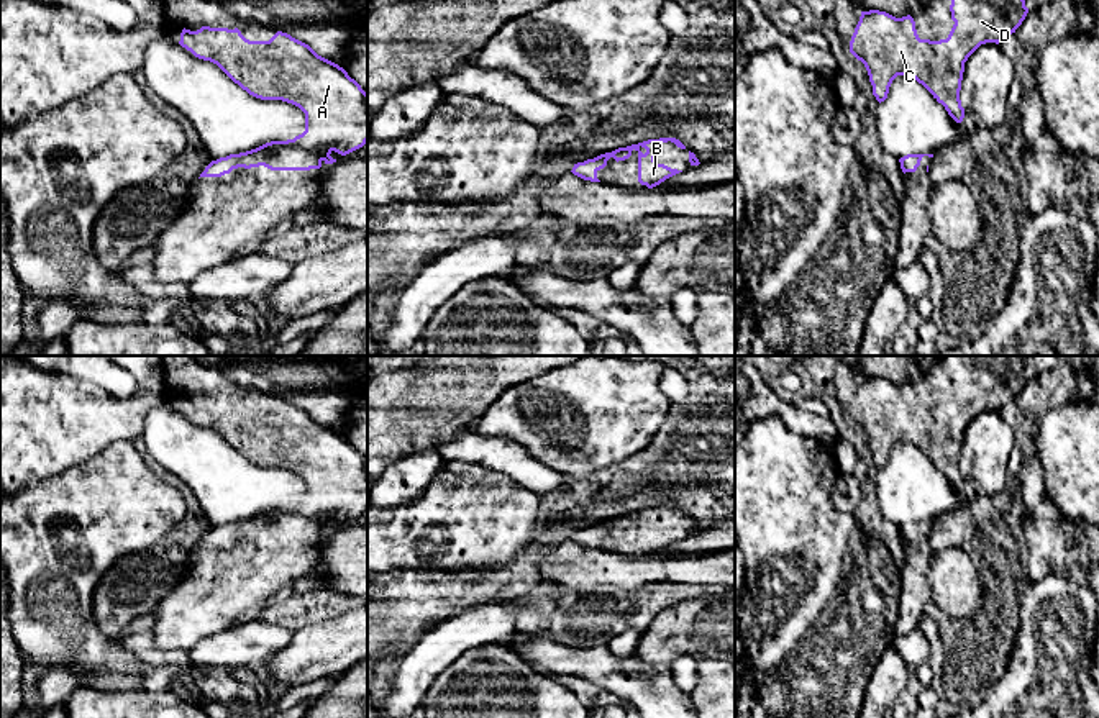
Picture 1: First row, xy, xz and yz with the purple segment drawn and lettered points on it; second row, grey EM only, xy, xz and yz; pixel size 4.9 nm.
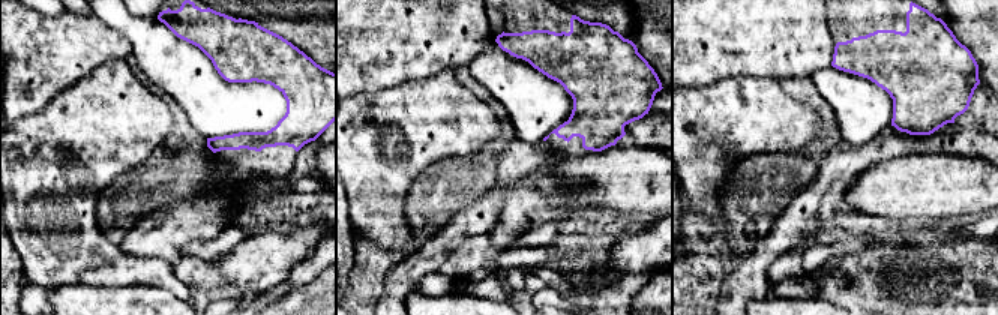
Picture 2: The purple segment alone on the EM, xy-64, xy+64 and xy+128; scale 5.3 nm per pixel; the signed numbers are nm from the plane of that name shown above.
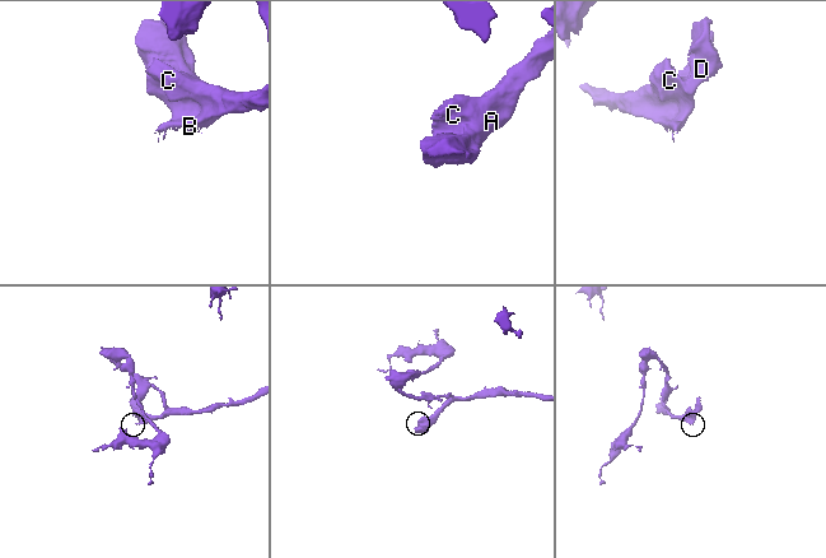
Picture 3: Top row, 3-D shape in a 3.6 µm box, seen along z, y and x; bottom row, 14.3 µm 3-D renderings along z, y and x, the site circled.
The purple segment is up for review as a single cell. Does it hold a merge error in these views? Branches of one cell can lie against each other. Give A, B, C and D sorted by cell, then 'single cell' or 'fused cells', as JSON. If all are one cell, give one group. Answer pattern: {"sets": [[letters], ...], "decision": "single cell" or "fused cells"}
{"sets": [["A", "B", "C", "D"]], "decision": "single cell"}

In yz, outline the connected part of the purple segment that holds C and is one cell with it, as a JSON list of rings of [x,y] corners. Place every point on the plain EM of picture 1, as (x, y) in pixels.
[[[953,356],[948,367],[955,392],[940,408],[920,407],[910,382],[896,385],[879,377],[861,379],[850,420],[864,431],[879,470],[897,443],[909,443],[961,490],[964,429],[981,411],[999,411],[1015,400],[1028,380],[1024,356]]]

